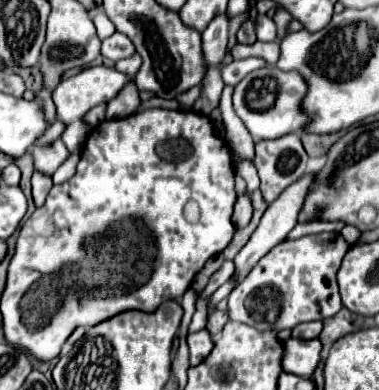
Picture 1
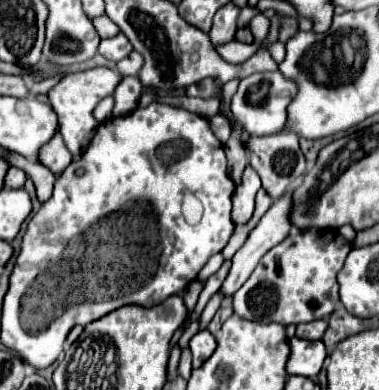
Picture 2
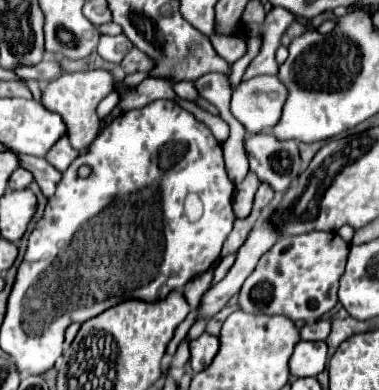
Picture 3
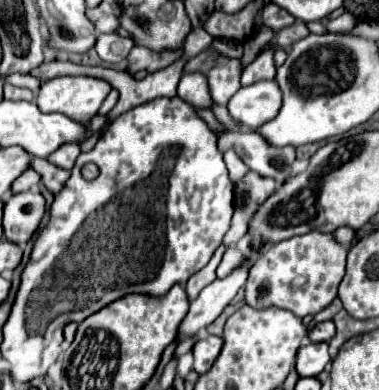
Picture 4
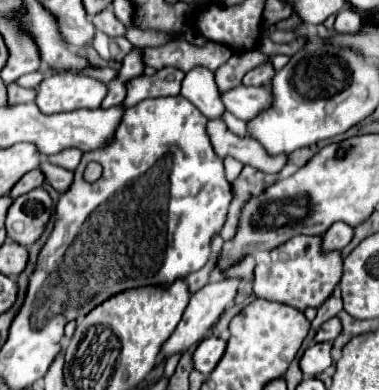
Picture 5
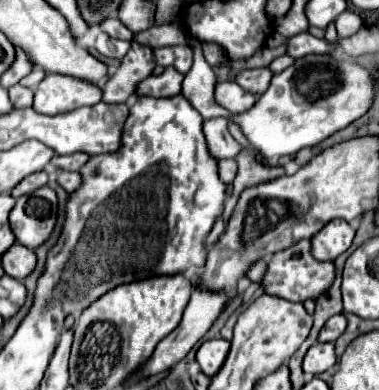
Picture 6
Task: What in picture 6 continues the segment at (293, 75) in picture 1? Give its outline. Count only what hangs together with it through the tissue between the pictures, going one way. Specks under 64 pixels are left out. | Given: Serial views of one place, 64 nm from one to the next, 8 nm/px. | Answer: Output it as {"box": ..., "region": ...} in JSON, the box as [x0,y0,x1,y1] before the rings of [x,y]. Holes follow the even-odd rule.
{"box":[214,82,258,114],"region":[[[218,82],[214,96],[216,96],[216,102],[226,110],[230,110],[232,114],[242,114],[250,110],[258,100],[258,94],[252,94],[240,88],[236,82]]]}

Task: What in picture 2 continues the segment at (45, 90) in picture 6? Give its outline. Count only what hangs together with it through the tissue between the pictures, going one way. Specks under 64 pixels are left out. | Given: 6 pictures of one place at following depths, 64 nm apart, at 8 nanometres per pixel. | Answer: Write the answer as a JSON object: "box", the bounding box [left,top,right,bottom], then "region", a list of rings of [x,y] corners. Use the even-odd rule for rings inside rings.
{"box":[48,68,122,156],"region":[[[90,68],[90,70],[82,70],[82,72],[76,72],[76,74],[68,74],[66,78],[62,78],[50,92],[48,92],[48,98],[50,98],[50,106],[52,110],[58,114],[58,124],[60,124],[60,134],[64,138],[64,144],[66,148],[74,154],[74,156],[80,156],[84,152],[84,148],[88,146],[88,142],[92,140],[94,136],[94,130],[96,130],[96,120],[92,116],[92,110],[96,108],[96,104],[106,98],[106,96],[112,96],[116,86],[120,84],[122,80],[122,74],[116,72],[116,70],[110,70],[110,68]]]}

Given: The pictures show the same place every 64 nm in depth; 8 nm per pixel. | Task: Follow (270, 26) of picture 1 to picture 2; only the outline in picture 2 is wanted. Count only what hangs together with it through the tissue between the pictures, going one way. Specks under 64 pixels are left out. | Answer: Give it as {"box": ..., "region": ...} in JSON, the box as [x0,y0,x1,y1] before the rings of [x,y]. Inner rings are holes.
{"box":[250,14,270,42],"region":[[[256,14],[256,16],[252,18],[252,22],[250,22],[250,30],[252,30],[254,38],[256,38],[258,42],[262,42],[262,40],[266,40],[266,36],[268,36],[268,32],[270,32],[270,20],[268,20],[264,14]]]}

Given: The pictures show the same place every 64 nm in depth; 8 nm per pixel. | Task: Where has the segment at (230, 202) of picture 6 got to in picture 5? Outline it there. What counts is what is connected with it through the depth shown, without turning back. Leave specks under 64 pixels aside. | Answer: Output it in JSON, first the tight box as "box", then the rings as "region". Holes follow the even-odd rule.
{"box":[222,166,278,242],"region":[[[244,166],[242,174],[236,178],[236,182],[232,184],[232,192],[234,192],[234,198],[232,198],[232,204],[230,204],[230,212],[228,212],[228,220],[222,228],[222,238],[224,242],[232,240],[236,236],[236,230],[238,230],[238,224],[240,224],[240,214],[242,214],[242,208],[244,204],[254,198],[254,196],[260,196],[264,194],[264,190],[268,186],[272,186],[274,182],[278,180],[278,176],[274,174],[262,174],[262,172],[256,172],[254,168],[250,166]]]}

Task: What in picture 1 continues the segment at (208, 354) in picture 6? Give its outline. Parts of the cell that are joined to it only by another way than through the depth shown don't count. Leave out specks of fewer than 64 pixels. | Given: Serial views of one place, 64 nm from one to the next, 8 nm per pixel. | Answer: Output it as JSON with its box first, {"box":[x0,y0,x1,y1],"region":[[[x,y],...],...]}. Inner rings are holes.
{"box":[186,330,212,366],"region":[[[208,330],[188,334],[186,340],[188,340],[188,350],[190,350],[190,366],[200,364],[200,360],[204,360],[204,356],[208,356],[208,352],[212,352],[212,338],[210,338]]]}

